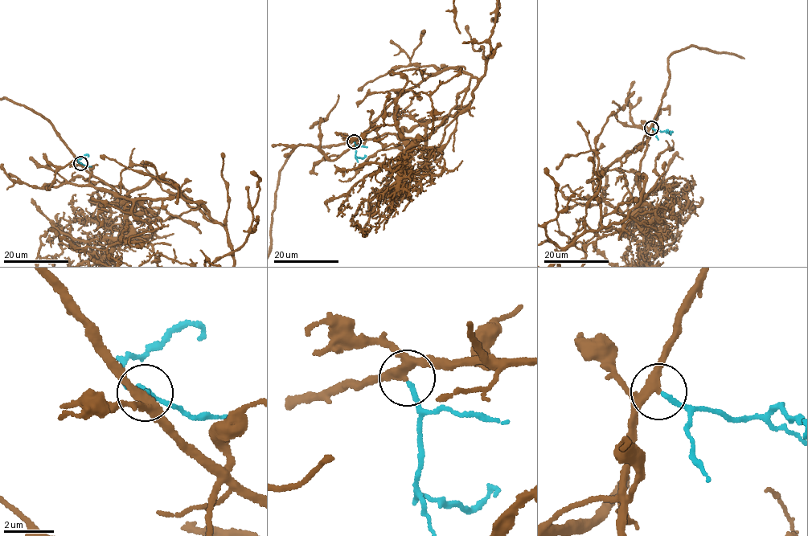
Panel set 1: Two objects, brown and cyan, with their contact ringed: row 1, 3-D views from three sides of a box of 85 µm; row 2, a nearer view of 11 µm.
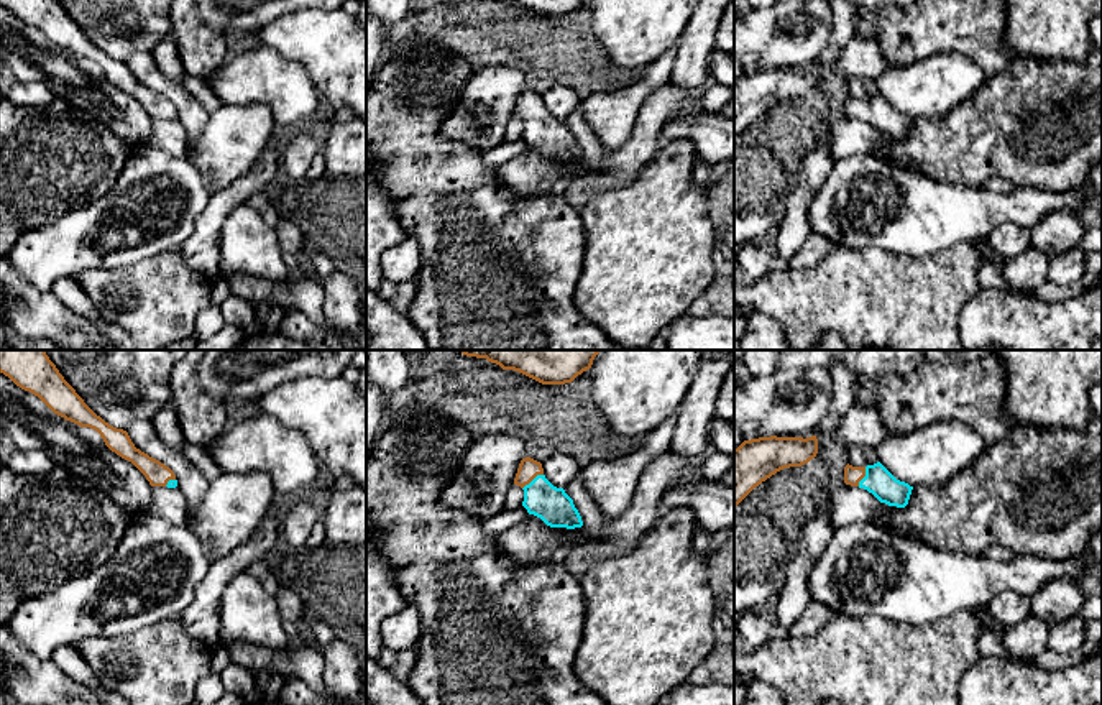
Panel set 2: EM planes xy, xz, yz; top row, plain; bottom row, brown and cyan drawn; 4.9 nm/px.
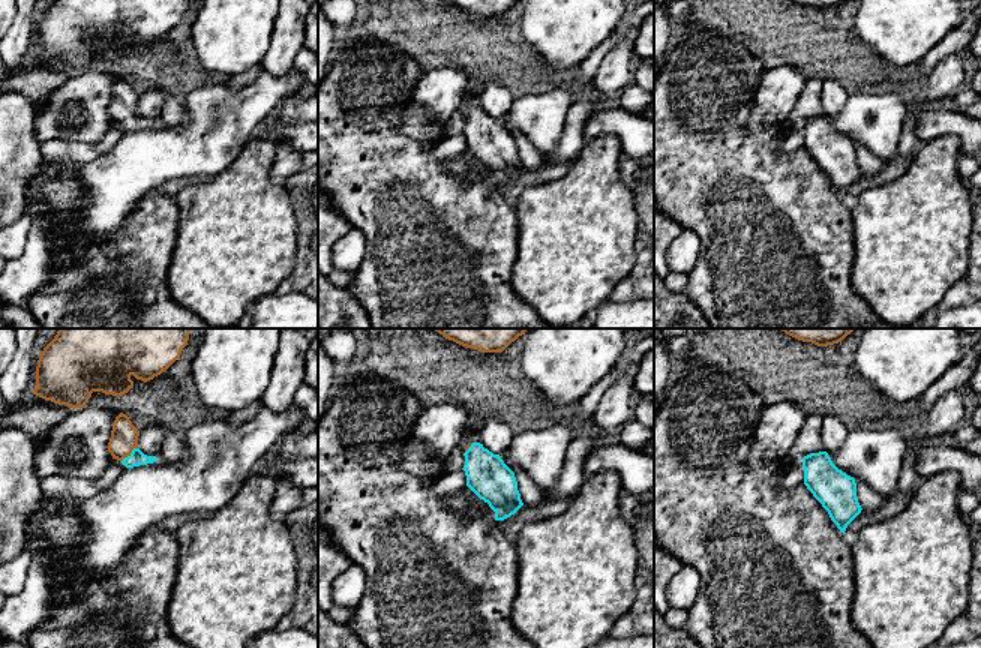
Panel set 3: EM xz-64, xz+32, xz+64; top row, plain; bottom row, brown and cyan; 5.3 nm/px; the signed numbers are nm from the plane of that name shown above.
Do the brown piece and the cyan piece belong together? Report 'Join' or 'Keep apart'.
Join

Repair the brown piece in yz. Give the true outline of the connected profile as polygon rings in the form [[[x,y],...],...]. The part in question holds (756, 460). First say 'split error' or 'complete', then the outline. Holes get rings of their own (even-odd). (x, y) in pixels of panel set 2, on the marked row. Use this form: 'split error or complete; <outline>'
complete; [[[759,437],[744,440],[734,449],[734,506],[755,486],[790,467],[801,467],[818,454],[818,439]]]

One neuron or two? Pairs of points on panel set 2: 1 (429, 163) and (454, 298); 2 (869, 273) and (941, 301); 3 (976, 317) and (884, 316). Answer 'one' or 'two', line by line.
1: one
2: one
3: two

